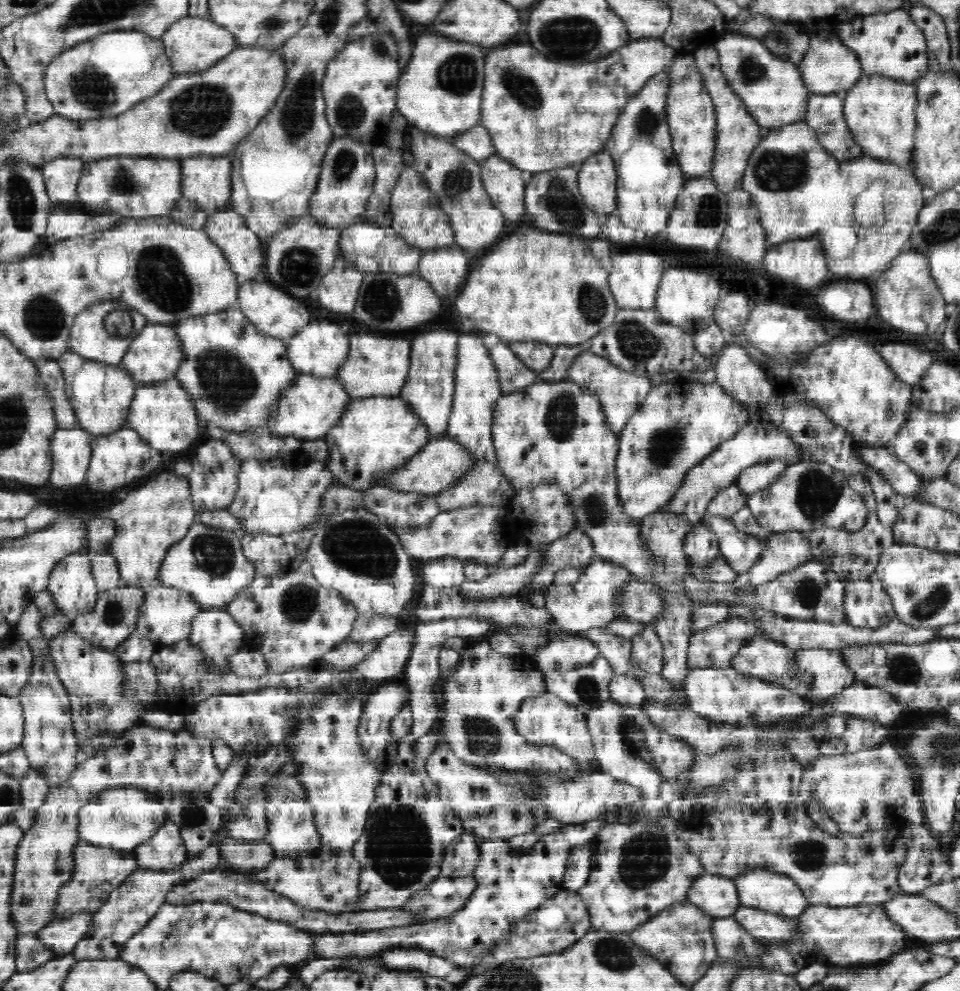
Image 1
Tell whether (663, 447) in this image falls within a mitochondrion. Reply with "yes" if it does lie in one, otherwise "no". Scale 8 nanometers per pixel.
yes

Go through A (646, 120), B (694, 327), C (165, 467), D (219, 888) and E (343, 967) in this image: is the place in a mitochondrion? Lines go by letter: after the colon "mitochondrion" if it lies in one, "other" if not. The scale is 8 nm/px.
A: mitochondrion
B: other
C: other
D: mitochondrion
E: other

